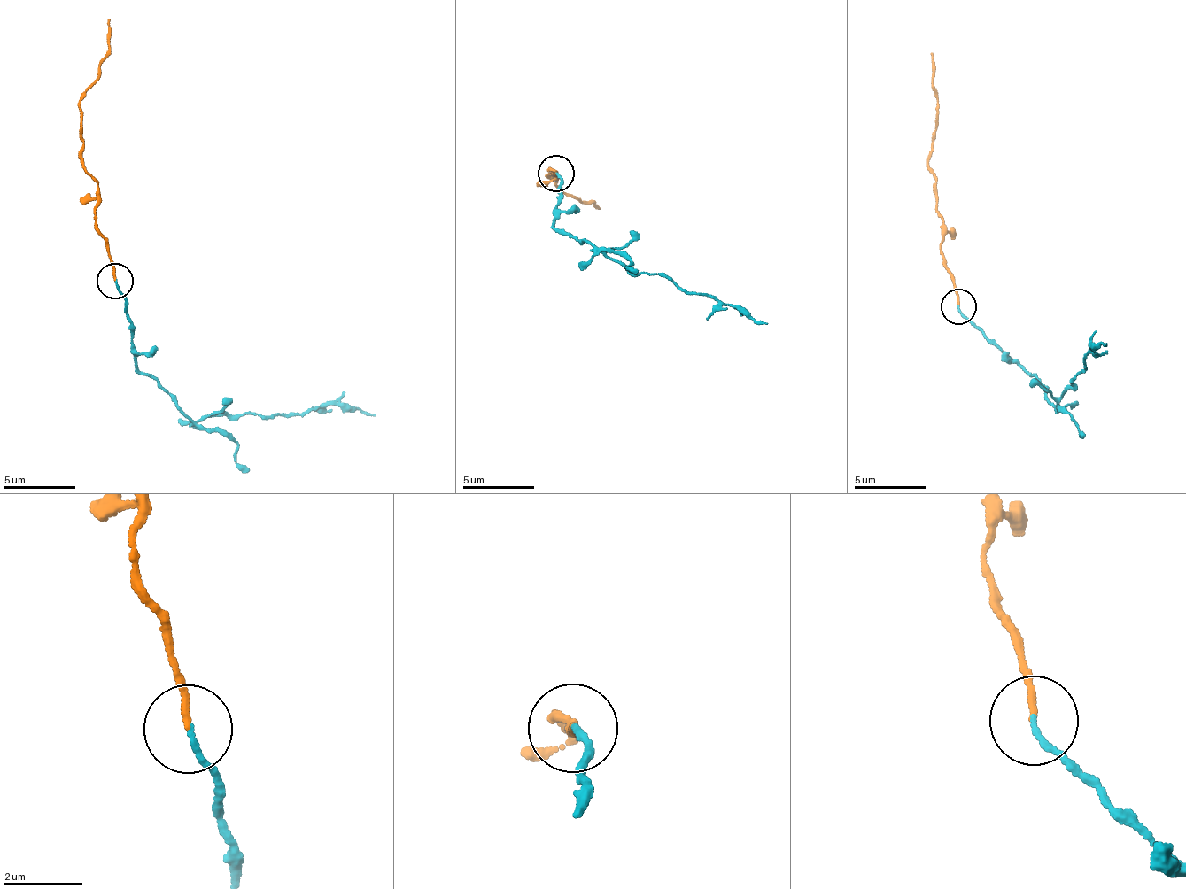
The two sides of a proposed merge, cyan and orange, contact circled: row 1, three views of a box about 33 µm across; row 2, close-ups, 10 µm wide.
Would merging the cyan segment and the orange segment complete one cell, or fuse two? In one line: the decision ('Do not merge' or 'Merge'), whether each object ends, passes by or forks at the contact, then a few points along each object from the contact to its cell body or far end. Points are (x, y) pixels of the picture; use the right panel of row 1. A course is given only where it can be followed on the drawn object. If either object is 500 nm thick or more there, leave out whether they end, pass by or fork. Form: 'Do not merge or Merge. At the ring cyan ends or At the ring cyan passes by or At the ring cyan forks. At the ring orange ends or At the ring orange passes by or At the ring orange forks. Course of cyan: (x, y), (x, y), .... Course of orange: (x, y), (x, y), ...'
Do not merge. At the ring cyan ends. At the ring orange ends. Course of cyan: (959, 307), (1025, 369), (1053, 402), (1058, 402), (1073, 383), (1071, 379), (1083, 371), (1088, 344), (1104, 344). Course of orange: (959, 307), (949, 267), (941, 257), (944, 217), (935, 204), (933, 149), (937, 112), (931, 53)

